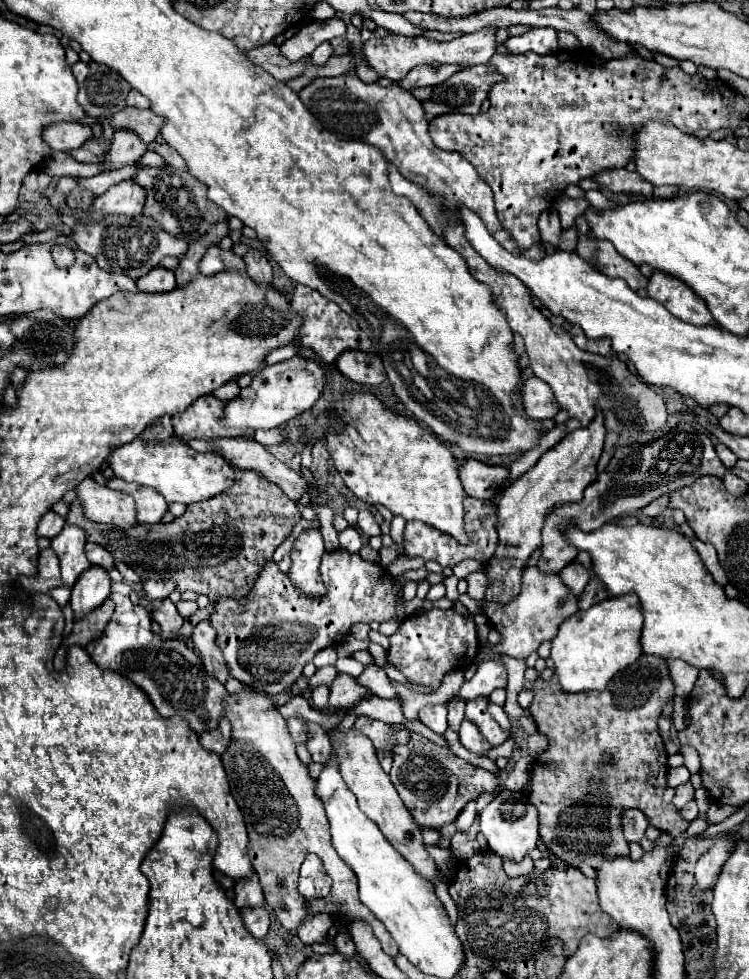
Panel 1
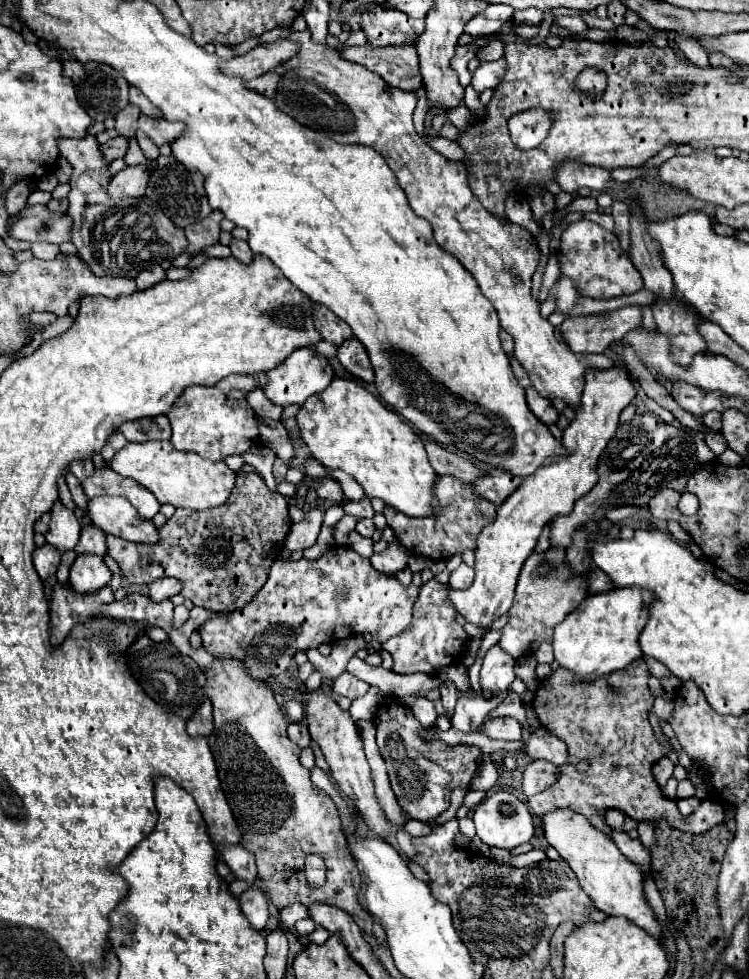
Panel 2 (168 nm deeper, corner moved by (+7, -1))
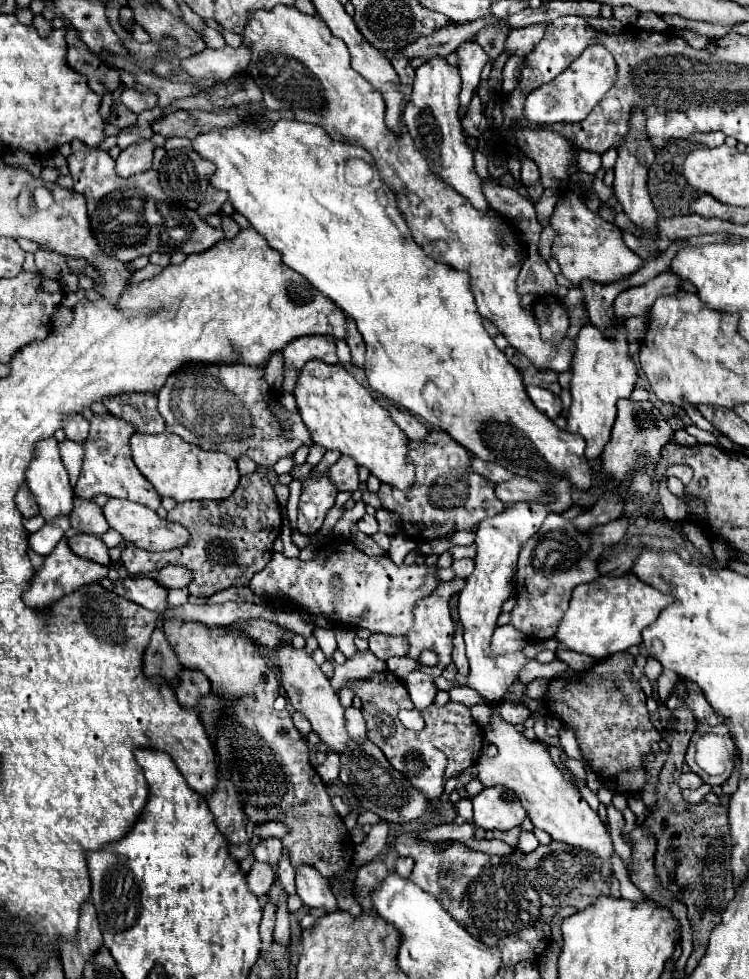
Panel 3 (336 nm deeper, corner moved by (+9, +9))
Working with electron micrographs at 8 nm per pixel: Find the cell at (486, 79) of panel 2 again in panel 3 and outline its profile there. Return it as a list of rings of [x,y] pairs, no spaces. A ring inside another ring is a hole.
[[[538,23],[538,25],[530,25],[530,27],[524,27],[524,29],[510,31],[506,45],[504,45],[504,51],[512,53],[512,55],[520,55],[520,57],[528,55],[534,49],[534,45],[542,39],[544,29],[546,29],[546,25]]]

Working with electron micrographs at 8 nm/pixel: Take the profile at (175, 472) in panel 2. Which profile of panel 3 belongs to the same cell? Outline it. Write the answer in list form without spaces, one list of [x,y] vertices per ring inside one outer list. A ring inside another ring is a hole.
[[[164,431],[158,435],[134,433],[130,439],[132,459],[140,473],[154,485],[160,497],[172,497],[178,503],[192,499],[226,499],[234,493],[240,473],[236,461],[224,453],[192,447],[178,435]]]

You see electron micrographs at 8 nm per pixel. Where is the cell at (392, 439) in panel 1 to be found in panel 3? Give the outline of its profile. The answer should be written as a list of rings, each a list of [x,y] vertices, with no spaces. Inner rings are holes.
[[[310,361],[306,371],[298,377],[294,397],[300,417],[312,435],[312,443],[326,449],[338,449],[356,461],[358,467],[366,467],[370,475],[382,483],[400,491],[414,487],[414,465],[408,461],[408,437],[392,421],[390,411],[384,409],[364,385],[360,385],[340,363],[328,365],[322,361]]]

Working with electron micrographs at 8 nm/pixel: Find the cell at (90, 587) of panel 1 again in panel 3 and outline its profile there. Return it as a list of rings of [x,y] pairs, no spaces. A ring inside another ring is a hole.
[[[74,535],[72,539],[68,539],[68,545],[82,559],[88,559],[88,561],[94,561],[94,563],[100,563],[100,565],[110,563],[108,547],[96,535]]]

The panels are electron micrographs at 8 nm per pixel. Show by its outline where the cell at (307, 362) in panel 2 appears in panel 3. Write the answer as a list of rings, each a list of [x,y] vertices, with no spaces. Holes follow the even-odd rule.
[[[312,335],[312,337],[298,337],[282,351],[284,353],[284,367],[302,371],[310,359],[320,359],[324,363],[338,363],[334,337],[330,335]]]

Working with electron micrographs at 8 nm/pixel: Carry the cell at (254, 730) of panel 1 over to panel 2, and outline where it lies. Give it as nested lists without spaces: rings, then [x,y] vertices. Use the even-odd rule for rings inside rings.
[[[216,657],[202,673],[208,681],[204,693],[214,707],[214,731],[208,737],[208,745],[218,767],[222,791],[240,831],[244,831],[242,845],[256,855],[262,889],[270,903],[278,909],[292,903],[330,903],[350,913],[356,925],[370,933],[374,921],[358,903],[360,873],[356,873],[356,861],[352,861],[352,853],[344,845],[346,837],[338,809],[310,781],[310,771],[298,761],[302,749],[288,739],[286,727],[290,719],[276,703],[272,689],[264,681],[254,681],[244,663],[232,657]],[[310,853],[320,855],[326,863],[326,883],[320,889],[312,889],[306,881],[304,859]]]

